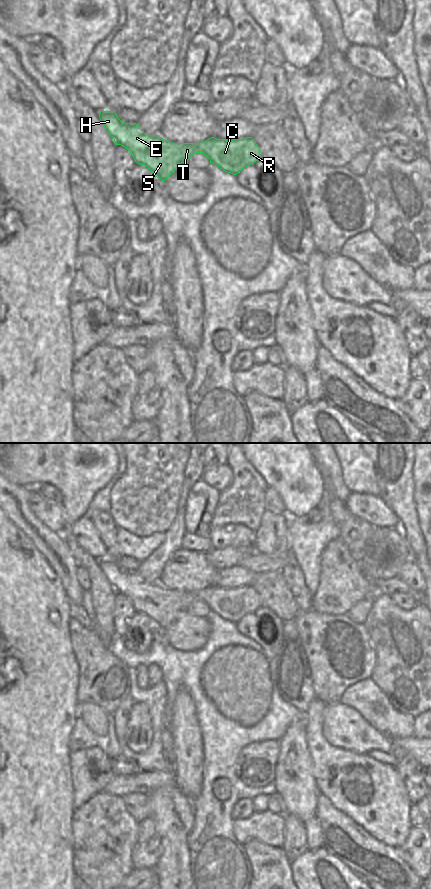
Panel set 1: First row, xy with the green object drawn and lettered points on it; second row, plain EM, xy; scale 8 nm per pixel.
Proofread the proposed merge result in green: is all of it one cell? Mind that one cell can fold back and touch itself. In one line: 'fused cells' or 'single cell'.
single cell

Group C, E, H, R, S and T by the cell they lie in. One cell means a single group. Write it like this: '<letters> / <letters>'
C E H R S T

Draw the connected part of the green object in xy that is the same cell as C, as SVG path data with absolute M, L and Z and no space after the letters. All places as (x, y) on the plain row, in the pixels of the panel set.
M100 559L99 566L116 593L125 595L137 612L145 613L162 629L181 611L188 611L195 601L203 601L210 611L233 623L262 607L252 585L231 589L211 585L199 591L173 591L159 583L147 583L136 571L121 569L116 559Z

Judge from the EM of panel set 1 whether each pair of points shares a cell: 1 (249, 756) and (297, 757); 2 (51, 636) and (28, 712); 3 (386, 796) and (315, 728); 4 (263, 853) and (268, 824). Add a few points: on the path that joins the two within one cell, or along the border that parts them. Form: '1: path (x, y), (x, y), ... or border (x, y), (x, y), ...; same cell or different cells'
1: border (280, 741), (276, 777), (273, 780); different cells
2: path (39, 655), (39, 693); same cell
3: path (374, 771), (367, 760), (336, 760), (329, 753); same cell
4: border (243, 844), (258, 839), (271, 846), (281, 847); different cells

